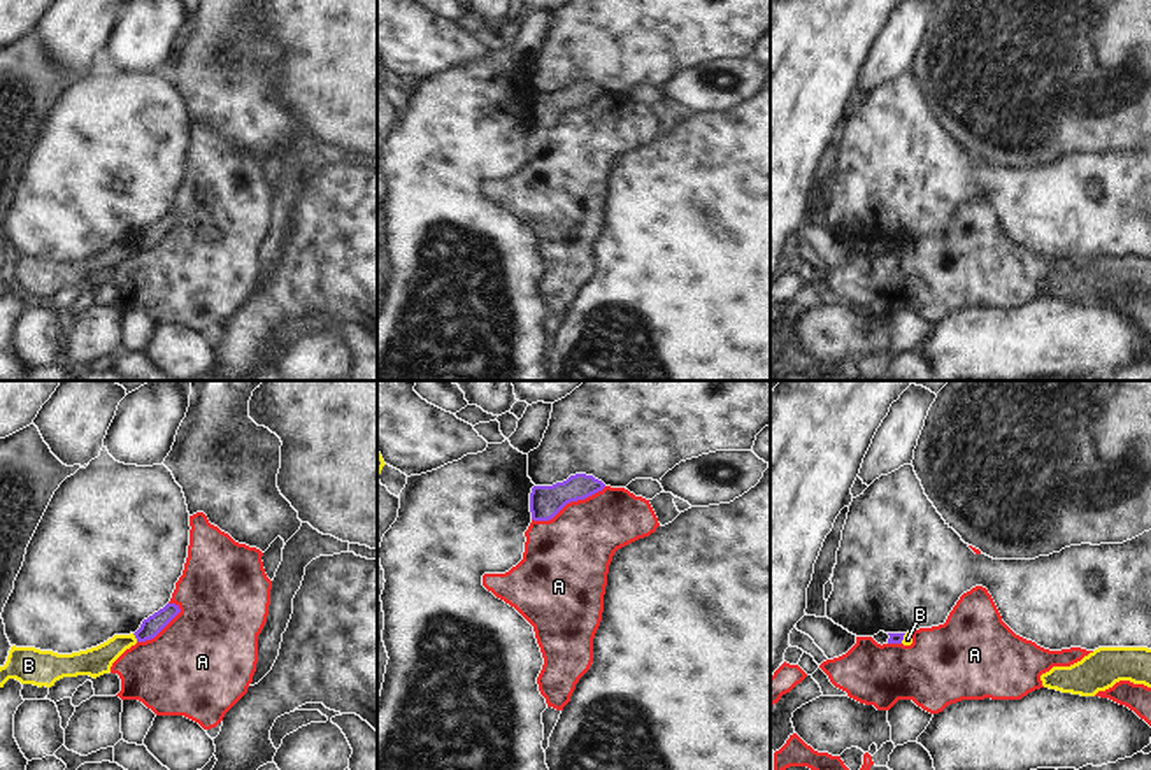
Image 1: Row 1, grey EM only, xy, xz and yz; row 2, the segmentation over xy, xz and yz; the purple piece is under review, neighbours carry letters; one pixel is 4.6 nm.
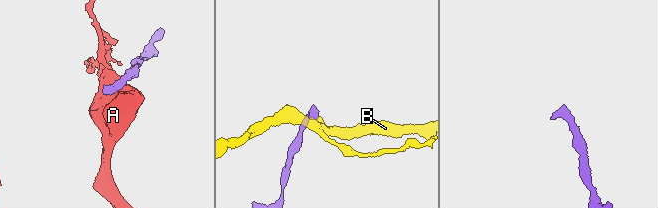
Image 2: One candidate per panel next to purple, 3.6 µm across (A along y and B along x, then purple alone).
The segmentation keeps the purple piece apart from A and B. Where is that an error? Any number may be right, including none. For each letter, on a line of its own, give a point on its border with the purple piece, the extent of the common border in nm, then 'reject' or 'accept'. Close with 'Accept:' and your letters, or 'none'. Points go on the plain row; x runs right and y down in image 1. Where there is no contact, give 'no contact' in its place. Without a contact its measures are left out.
A: meets purple in xz at (569, 109); contact 380 nm long; reject
B: meets purple in xy at (135, 244); contact 50 nm long; reject
Accept: none

